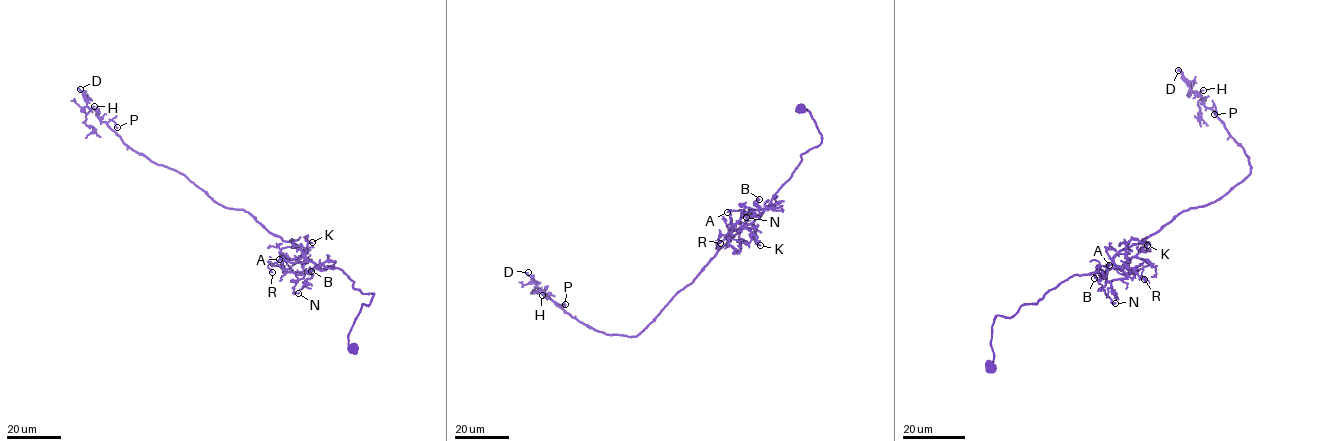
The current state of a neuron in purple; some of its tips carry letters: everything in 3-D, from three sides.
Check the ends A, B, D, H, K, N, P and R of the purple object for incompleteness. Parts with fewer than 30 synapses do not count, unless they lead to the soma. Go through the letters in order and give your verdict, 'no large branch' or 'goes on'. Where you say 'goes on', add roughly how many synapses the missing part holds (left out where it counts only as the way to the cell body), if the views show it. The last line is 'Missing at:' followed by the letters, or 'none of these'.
A: no large branch
B: no large branch
D: no large branch
H: no large branch
K: no large branch
N: no large branch
P: no large branch
R: no large branch
Missing at: none of these

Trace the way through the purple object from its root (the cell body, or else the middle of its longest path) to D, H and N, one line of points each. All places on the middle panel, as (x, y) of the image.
D: (801, 109), (809, 111), (822, 142), (801, 154), (764, 211), (751, 215), (636, 336), (583, 324), (528, 272)
H: (801, 109), (809, 111), (822, 142), (801, 154), (764, 211), (751, 215), (636, 336), (596, 331), (542, 295)
N: (801, 109), (796, 111), (809, 111), (822, 142), (801, 154), (765, 208), (745, 207), (741, 215), (746, 217)

